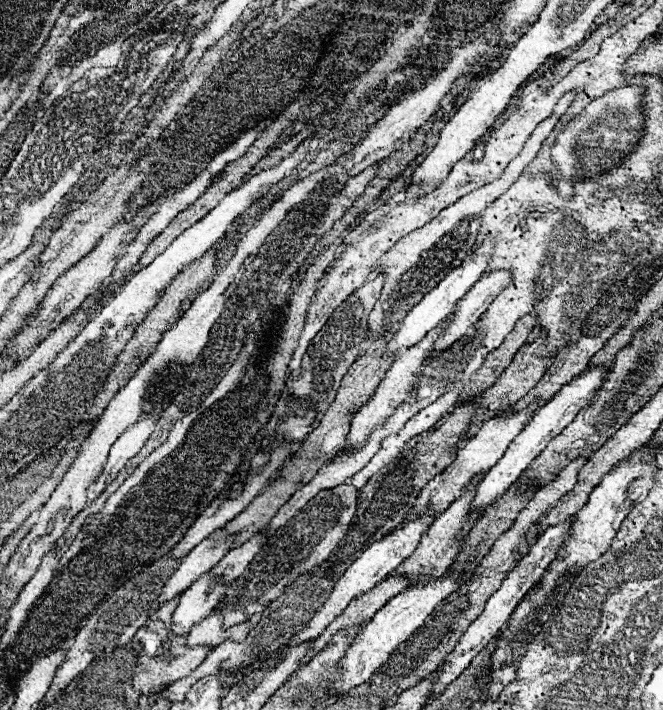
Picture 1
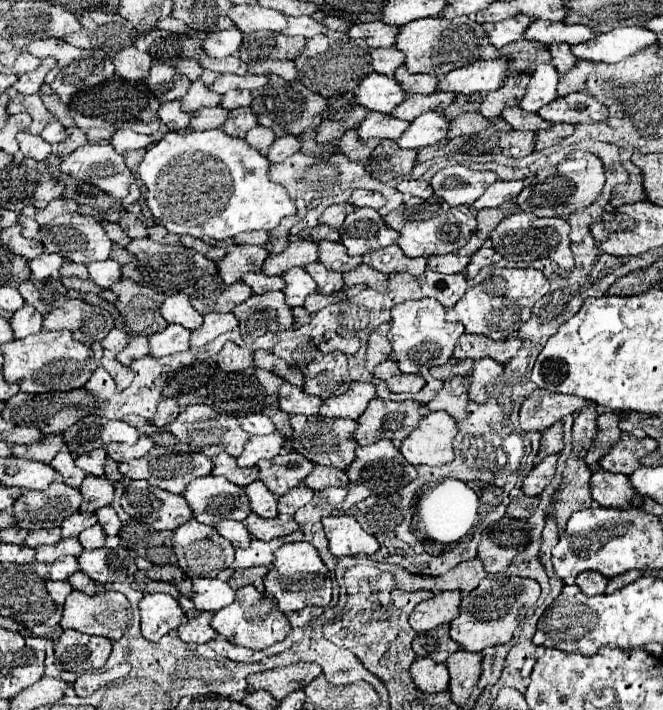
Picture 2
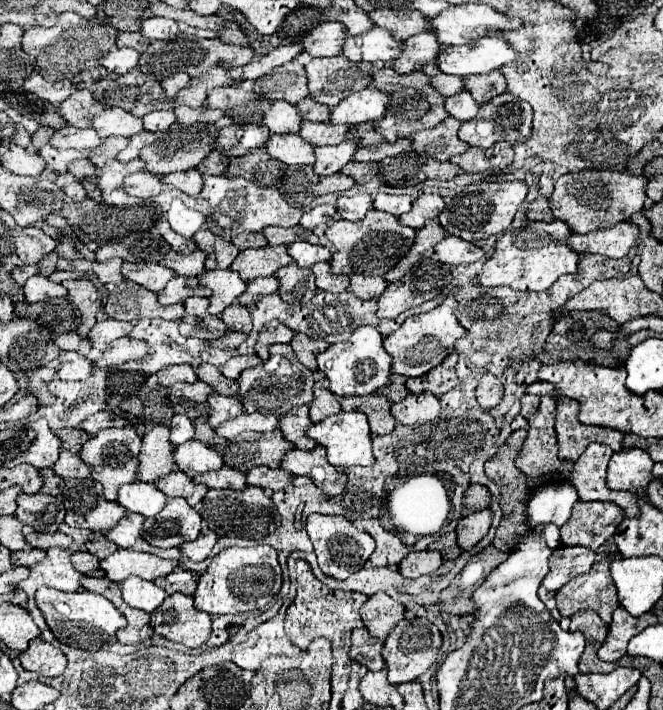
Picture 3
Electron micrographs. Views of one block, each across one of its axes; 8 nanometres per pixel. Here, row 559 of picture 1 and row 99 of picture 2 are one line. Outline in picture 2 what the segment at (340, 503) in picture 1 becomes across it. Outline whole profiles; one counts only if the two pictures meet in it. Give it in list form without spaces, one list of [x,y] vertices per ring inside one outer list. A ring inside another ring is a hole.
[[[270,76],[270,82],[262,90],[254,90],[252,110],[258,114],[258,122],[274,130],[276,136],[296,134],[300,136],[308,128],[316,128],[322,122],[322,112],[328,106],[328,98],[312,92],[302,82],[286,82],[284,78]]]

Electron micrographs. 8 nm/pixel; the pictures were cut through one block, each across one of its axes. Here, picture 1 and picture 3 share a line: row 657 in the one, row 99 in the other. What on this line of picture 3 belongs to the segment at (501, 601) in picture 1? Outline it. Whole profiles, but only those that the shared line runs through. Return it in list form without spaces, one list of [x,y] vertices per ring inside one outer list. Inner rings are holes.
[[[464,90],[464,92],[460,92],[456,96],[450,96],[446,100],[446,110],[456,120],[464,122],[464,120],[474,120],[478,110],[480,110],[480,106],[478,106],[478,102],[474,102],[472,94],[468,90]]]

